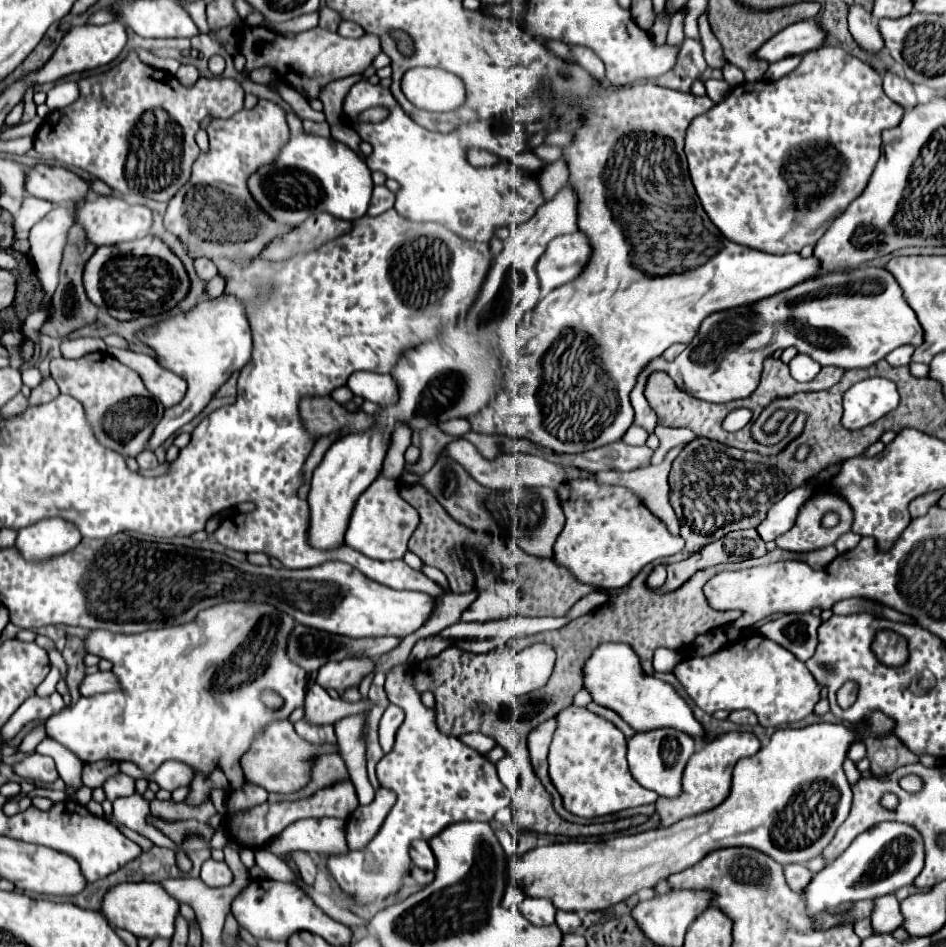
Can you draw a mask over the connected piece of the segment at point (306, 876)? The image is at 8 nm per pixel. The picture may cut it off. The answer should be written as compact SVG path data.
M291 851L291 853L287 853L287 857L299 867L301 879L303 879L305 883L313 885L313 881L315 881L315 873L317 873L313 855L311 855L311 853L303 853L303 851Z

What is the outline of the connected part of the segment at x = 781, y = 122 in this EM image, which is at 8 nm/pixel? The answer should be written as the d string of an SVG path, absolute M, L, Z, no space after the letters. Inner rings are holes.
M819 47L815 51L805 53L799 67L793 69L791 73L787 73L785 77L781 77L777 81L761 79L761 81L755 81L755 83L741 83L741 85L733 87L729 91L729 95L721 103L717 103L709 113L695 117L689 125L689 129L687 129L687 139L685 139L685 155L687 155L687 161L689 161L689 175L693 179L695 191L701 199L705 213L719 227L719 231L729 241L735 241L739 245L747 245L747 247L753 247L753 249L759 249L759 251L765 251L765 253L773 253L773 255L799 253L805 245L815 245L817 235L821 237L827 231L827 227L831 225L831 221L837 215L841 215L849 207L849 203L855 201L863 193L863 189L867 187L869 177L875 169L875 163L881 155L879 153L881 151L881 131L899 125L899 121L903 117L903 107L899 107L895 101L891 101L885 95L881 85L883 85L881 75L875 69L871 69L869 65L859 61L857 57L851 57L841 47ZM793 191L817 191L815 193L817 197L815 197L813 203L799 205Z

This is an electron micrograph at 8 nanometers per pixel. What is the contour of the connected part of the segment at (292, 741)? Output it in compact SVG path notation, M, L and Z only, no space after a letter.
M285 719L285 721L273 721L273 723L269 723L269 727L265 727L263 735L259 735L259 739L255 739L251 749L241 757L241 767L243 767L245 777L251 783L261 785L267 791L291 793L309 781L309 769L311 769L317 755L337 753L337 751L339 751L337 745L315 747L313 743L299 739L293 724L289 719Z

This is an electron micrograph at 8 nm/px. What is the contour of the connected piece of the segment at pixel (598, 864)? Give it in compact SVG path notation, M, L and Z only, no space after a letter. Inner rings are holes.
M815 723L803 729L777 729L769 743L755 755L739 759L733 769L733 787L729 797L711 811L687 817L671 827L657 827L637 835L621 835L601 843L553 843L535 847L527 853L513 855L509 861L509 883L515 885L519 879L527 897L549 899L557 909L563 911L603 911L613 907L641 889L655 889L669 875L685 871L701 861L709 851L723 847L751 847L763 851L781 865L807 863L811 857L821 855L823 847L833 839L837 827L847 819L851 809L851 787L843 775L841 763L845 761L847 747L855 733L837 723ZM817 781L829 781L835 789L803 789Z

